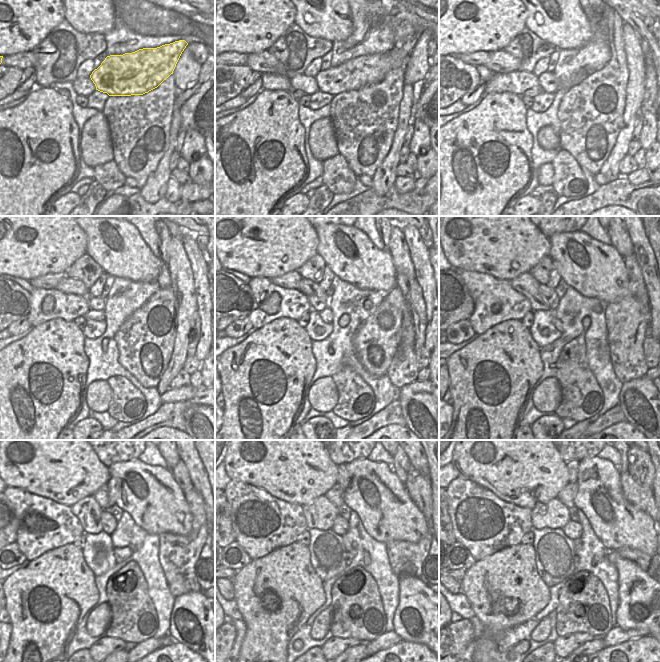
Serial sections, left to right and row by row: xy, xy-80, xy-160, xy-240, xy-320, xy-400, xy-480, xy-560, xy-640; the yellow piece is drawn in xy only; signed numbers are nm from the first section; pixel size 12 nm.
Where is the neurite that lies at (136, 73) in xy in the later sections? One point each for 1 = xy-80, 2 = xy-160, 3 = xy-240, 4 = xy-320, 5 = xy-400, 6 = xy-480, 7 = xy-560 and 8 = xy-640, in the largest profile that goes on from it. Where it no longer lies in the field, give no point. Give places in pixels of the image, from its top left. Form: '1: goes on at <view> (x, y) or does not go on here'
1: goes on at xy-80 (354, 74)
2: goes on at xy-160 (548, 81)
3: goes on at xy-240 (96, 303)
4: goes on at xy-320 (317, 305)
5: goes on at xy-400 (525, 283)
6: goes on at xy-480 (88, 511)
7: goes on at xy-560 (320, 514)
8: goes on at xy-640 (553, 514)

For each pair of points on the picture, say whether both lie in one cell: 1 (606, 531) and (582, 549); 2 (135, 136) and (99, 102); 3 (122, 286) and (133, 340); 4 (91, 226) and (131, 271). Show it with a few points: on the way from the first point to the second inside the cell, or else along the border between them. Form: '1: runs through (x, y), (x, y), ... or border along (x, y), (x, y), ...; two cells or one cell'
1: border along (586, 516), (590, 527), (608, 551); two cells
2: border along (109, 96), (101, 111); two cells
3: border along (146, 301), (123, 322), (114, 335); two cells
4: runs through (102, 239), (104, 253), (118, 258); one cell

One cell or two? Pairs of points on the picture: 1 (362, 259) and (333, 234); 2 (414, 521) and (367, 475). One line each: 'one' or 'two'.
1: one
2: one

